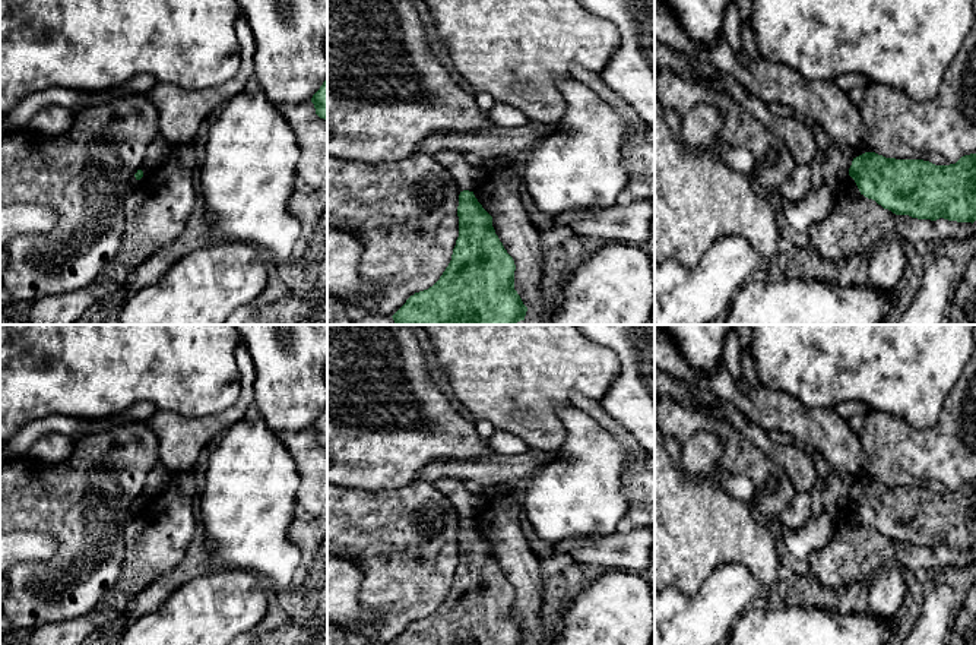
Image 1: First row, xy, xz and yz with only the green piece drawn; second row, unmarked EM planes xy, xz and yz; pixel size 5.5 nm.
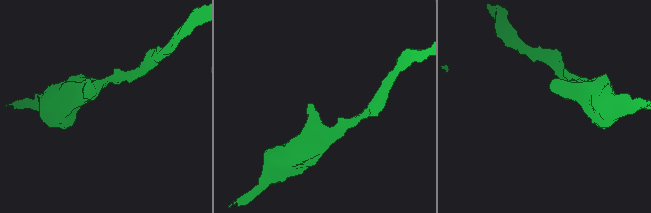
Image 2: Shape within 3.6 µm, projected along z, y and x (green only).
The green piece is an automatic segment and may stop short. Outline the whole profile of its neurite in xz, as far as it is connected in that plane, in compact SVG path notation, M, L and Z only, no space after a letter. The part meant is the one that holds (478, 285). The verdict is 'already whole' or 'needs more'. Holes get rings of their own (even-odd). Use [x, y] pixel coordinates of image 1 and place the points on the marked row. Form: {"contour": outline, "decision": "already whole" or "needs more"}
{"contour": "M473 192L459 195L459 237L440 279L392 316L396 325L516 325L527 307L514 290L516 265Z", "decision": "already whole"}

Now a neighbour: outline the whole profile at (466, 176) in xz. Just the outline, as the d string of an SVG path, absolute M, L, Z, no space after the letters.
M443 149L437 152L434 158L451 174L460 192L473 192L485 171L485 168L481 165L469 164L465 154L453 149Z

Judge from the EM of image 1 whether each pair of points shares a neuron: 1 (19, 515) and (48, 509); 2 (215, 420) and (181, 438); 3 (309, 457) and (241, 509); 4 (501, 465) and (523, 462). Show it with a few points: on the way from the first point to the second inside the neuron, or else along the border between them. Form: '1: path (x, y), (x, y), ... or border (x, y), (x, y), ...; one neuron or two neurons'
1: path (27, 509), (41, 509); one neuron
2: path (206, 427), (190, 435); one neuron
3: border (276, 436), (290, 454), (298, 474), (297, 499); two neurons
4: path (507, 465), (517, 465); one neuron

